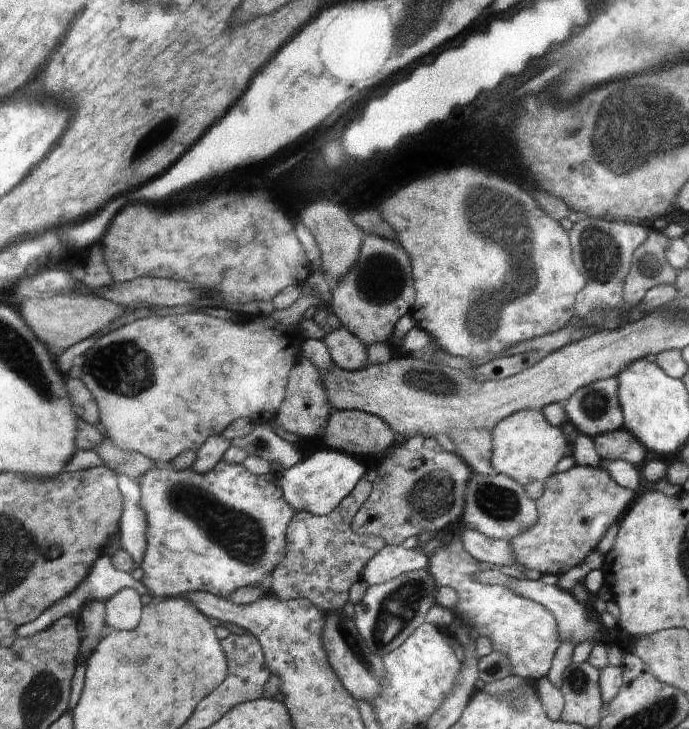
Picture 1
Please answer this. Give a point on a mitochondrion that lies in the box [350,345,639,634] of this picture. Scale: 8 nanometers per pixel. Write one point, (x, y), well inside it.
(432, 495)

